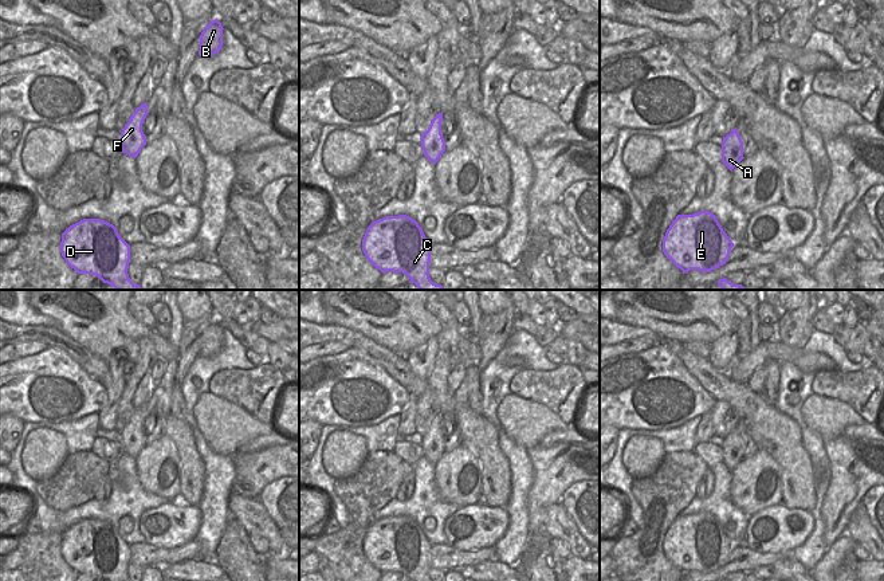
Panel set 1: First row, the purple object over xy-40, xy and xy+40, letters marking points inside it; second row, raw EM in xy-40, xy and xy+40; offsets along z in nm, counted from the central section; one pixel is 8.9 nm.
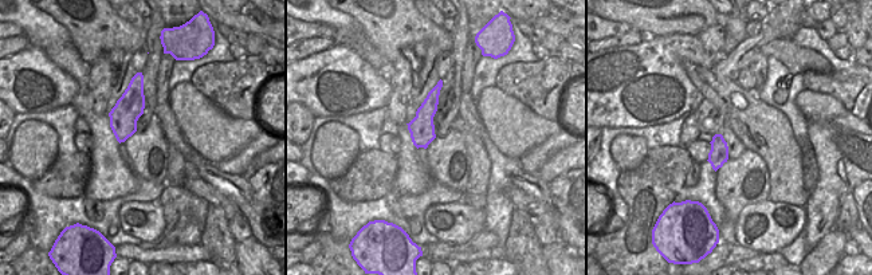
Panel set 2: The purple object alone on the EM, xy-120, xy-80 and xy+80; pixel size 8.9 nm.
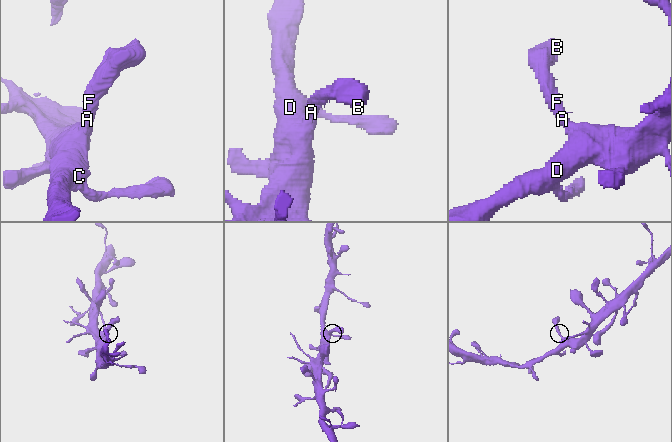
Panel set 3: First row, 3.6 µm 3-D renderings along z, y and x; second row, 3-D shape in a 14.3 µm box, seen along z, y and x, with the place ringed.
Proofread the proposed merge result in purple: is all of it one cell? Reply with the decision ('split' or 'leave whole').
leave whole

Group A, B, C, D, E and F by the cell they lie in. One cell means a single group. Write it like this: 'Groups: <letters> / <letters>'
Groups: A B C D E F.

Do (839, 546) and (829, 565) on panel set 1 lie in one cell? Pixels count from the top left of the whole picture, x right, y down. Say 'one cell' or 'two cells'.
one cell

